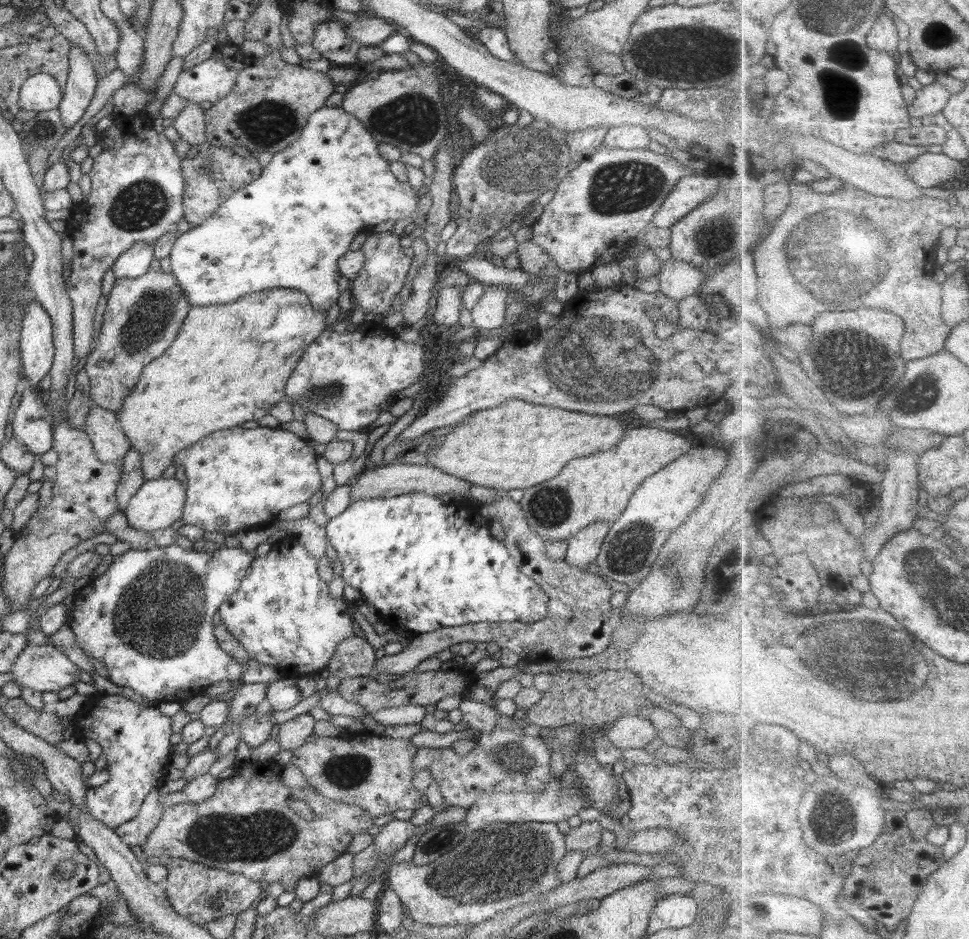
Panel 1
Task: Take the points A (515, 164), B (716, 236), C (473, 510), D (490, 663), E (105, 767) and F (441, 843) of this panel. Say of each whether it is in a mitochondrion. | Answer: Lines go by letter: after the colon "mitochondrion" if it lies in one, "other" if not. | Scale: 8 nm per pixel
A: mitochondrion
B: mitochondrion
C: other
D: other
E: other
F: mitochondrion

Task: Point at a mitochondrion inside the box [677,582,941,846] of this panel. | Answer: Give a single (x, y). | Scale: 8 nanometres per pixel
(893, 680)

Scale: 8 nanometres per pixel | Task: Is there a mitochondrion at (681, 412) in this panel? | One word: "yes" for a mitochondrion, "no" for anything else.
no

